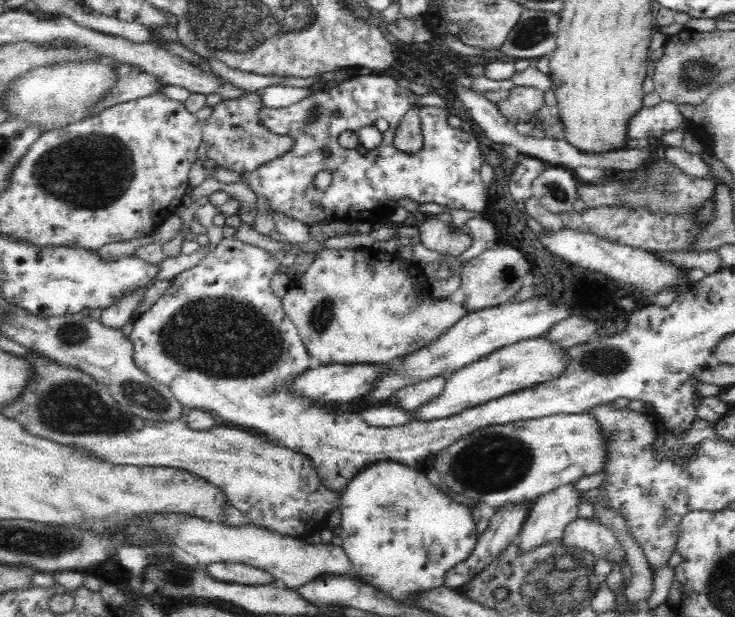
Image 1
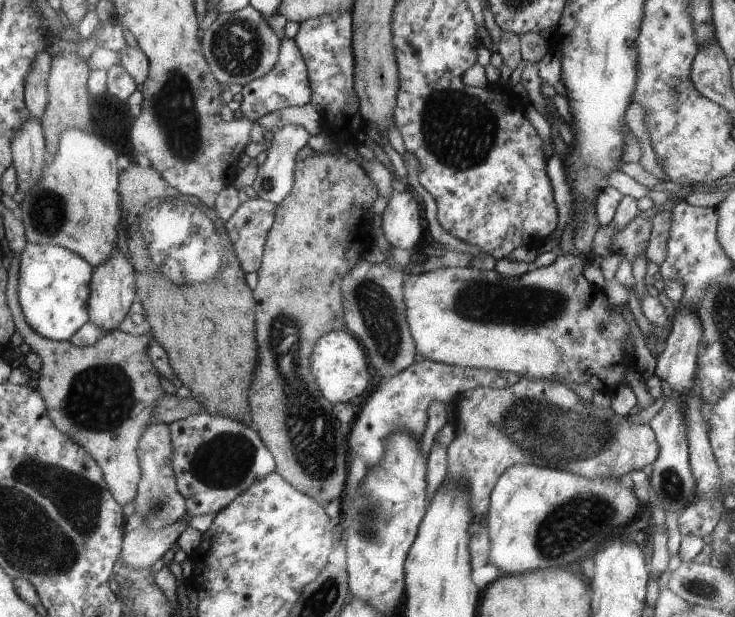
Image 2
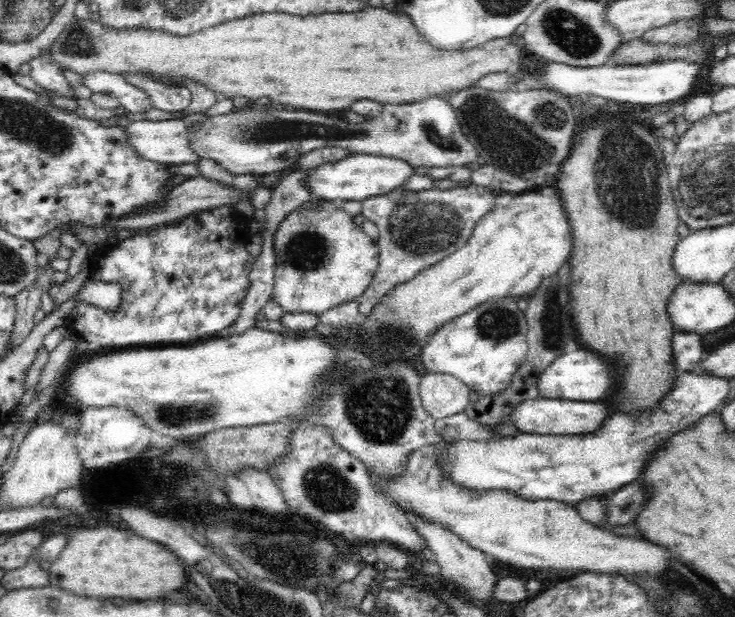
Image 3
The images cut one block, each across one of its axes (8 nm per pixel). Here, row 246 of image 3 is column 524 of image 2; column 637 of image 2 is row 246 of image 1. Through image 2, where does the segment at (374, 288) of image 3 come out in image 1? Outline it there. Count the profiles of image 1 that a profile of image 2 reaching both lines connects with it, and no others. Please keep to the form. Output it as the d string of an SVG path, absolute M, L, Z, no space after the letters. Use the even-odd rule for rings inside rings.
M429 216L423 223L419 222L418 227L421 230L420 242L438 254L460 257L471 245L470 237L435 216Z

